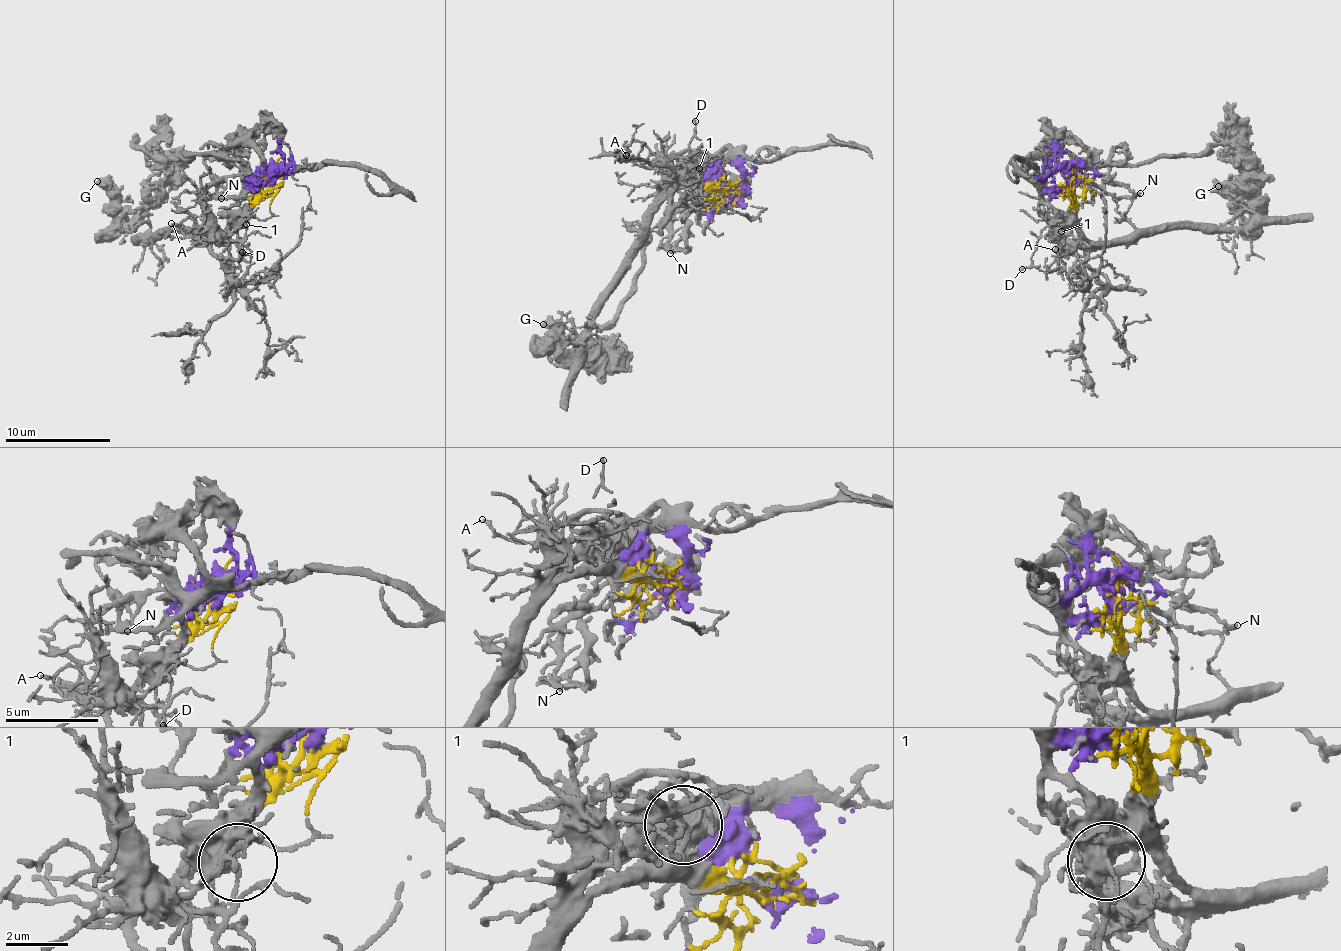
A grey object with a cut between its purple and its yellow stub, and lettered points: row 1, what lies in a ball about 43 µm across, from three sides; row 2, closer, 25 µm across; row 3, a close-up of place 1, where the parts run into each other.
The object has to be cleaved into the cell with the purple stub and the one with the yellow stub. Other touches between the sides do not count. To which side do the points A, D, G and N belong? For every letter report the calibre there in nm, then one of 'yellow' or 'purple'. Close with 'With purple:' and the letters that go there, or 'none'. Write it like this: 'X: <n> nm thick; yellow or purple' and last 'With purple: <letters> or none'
A: 160 nm thick; yellow
D: 90 nm thick; yellow
G: 650 nm thick; purple
N: 170 nm thick; purple
With purple: G, N

